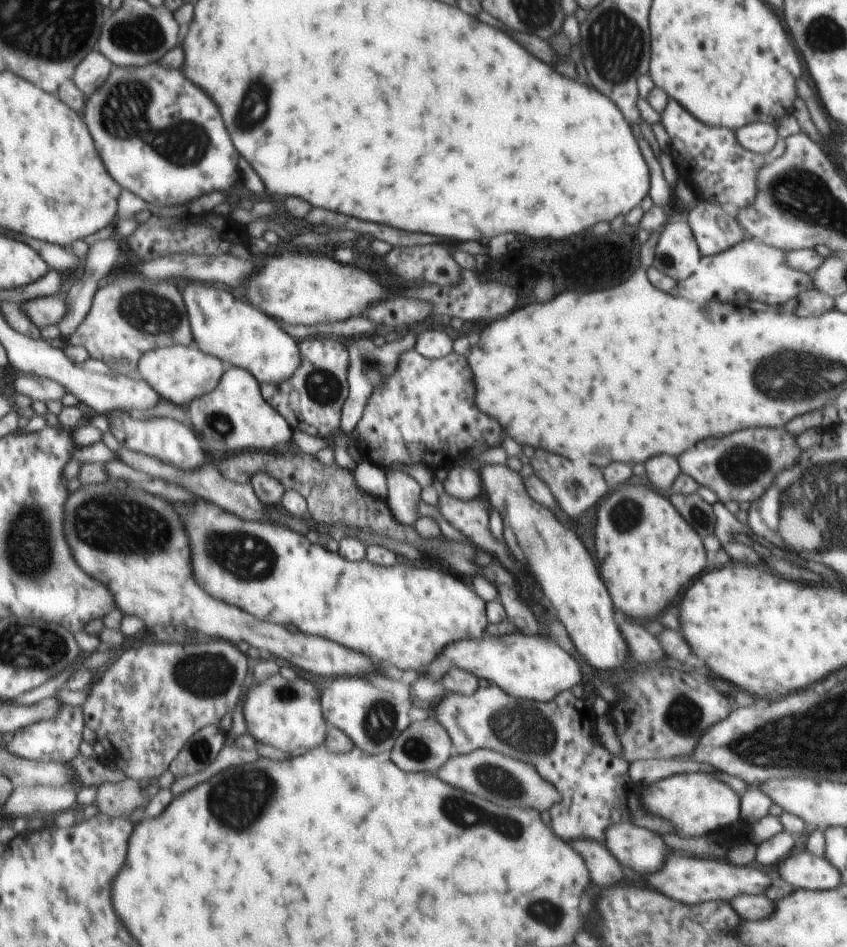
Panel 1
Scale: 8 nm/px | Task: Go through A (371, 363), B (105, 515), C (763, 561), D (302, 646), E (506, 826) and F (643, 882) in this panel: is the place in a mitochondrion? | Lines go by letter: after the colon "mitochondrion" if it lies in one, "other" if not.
A: mitochondrion
B: mitochondrion
C: other
D: other
E: mitochondrion
F: other

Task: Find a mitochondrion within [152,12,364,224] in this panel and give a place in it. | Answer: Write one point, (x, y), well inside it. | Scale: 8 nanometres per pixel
(245, 122)

